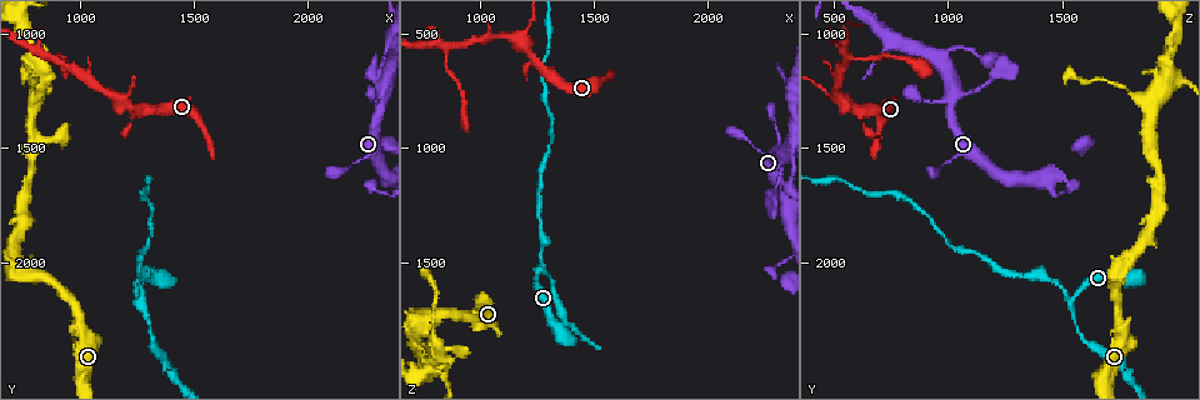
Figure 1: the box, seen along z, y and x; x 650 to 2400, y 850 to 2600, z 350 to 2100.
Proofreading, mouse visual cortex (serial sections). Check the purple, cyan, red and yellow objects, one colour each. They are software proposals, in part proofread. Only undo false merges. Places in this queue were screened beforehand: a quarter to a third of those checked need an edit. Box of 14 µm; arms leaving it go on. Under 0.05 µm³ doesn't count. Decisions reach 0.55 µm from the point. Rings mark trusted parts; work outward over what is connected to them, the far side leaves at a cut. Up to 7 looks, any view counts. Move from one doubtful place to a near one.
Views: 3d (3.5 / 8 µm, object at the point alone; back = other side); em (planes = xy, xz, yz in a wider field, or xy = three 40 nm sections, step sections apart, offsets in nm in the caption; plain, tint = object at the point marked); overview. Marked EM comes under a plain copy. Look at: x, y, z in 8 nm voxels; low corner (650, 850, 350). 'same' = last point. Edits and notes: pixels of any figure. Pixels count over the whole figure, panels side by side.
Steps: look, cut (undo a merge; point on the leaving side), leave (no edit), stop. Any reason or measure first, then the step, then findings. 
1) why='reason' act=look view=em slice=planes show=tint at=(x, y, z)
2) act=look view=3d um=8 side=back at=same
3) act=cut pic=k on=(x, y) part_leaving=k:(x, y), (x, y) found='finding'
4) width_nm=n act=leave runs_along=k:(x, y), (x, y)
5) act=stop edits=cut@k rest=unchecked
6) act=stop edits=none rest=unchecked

why='sharp bend' act=look view=3d um=3.5 at=(820, 1150, 1960)

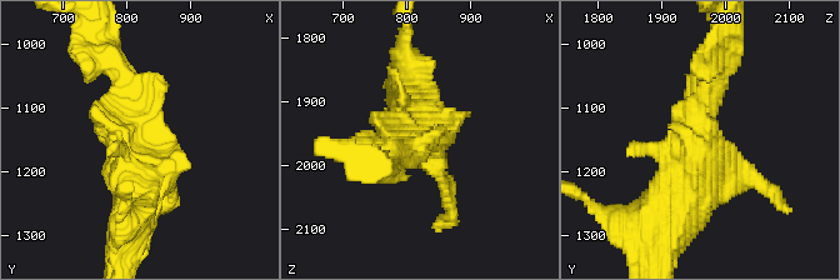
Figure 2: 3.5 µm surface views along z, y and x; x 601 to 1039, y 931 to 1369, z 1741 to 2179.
act=look view=em slice=planes show=tint at=(815, 1145, 1970)

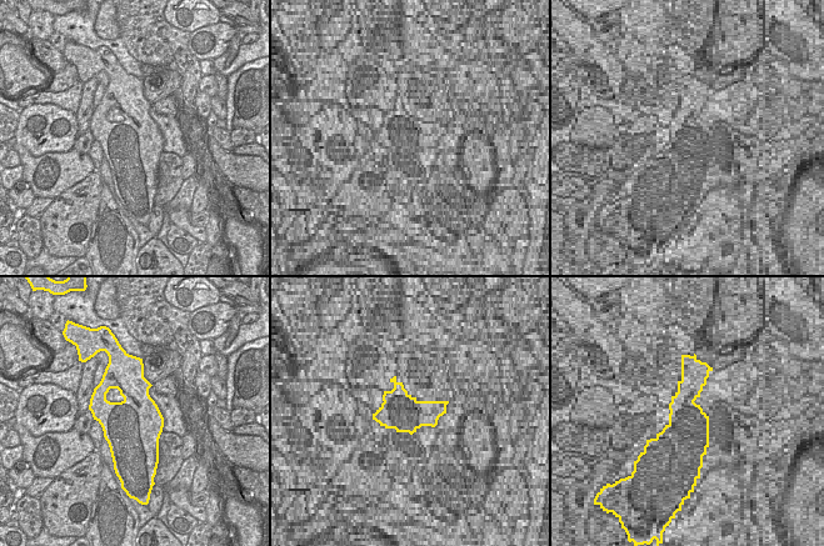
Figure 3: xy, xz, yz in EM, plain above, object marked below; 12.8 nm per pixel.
act=look view=em slice=xy step=2 show=tint at=same

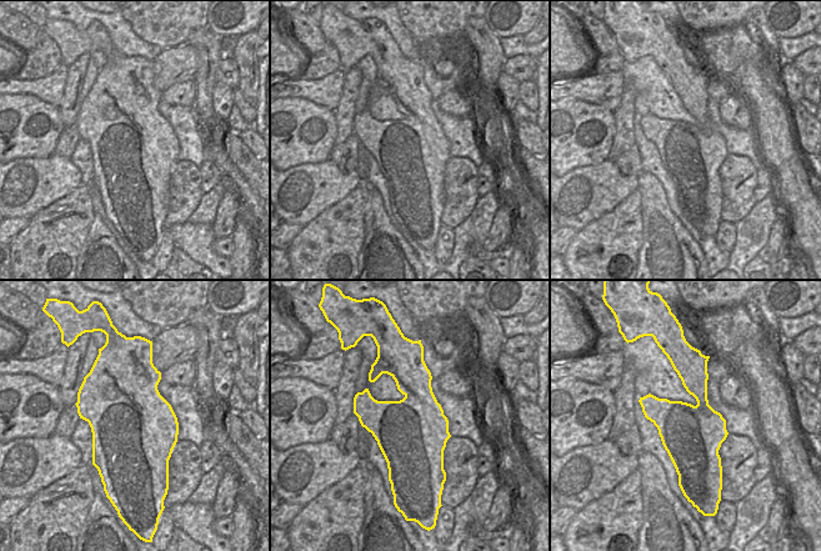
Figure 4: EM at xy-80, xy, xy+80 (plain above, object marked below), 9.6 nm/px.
width_nm=700 act=leave runs_along=2:(650, 230), (704, 153), (710, 84) found='all the same cell'

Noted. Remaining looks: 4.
why='branch point' act=look view=3d um=3.5 at=(1270, 2170, 1540)

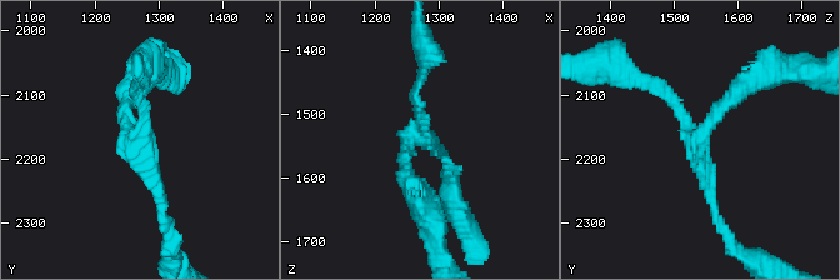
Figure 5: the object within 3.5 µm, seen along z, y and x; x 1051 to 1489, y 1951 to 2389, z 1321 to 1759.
arms=3 arm_widths_nm=150,150,250 why='need the tissue' act=look view=em slice=xy step=1 show=tint at=(1270, 2165, 1535)

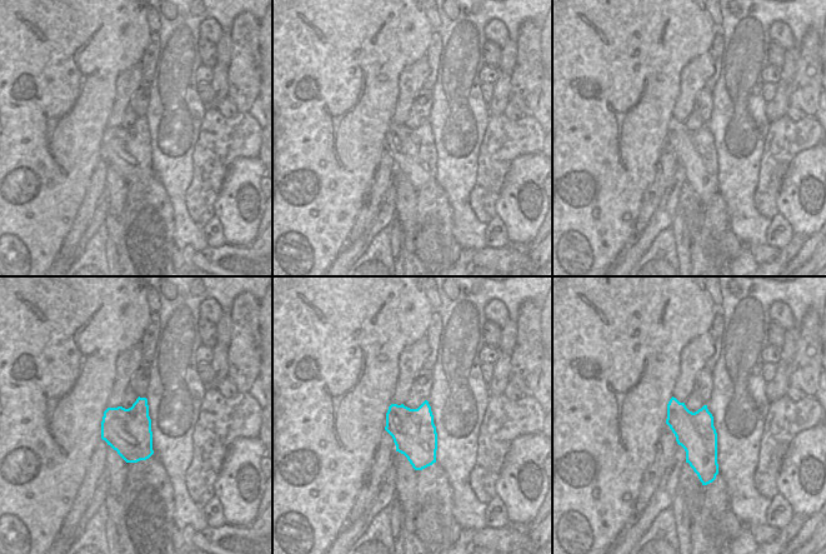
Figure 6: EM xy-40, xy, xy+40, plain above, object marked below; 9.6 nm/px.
act=leave runs_along=5:(413, 189), (405, 144), (424, 131), (416, 84) found='all the same cell'

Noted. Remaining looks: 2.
why='two arms in line, one across' act=look view=3d um=3.5 at=(870, 1100, 560)

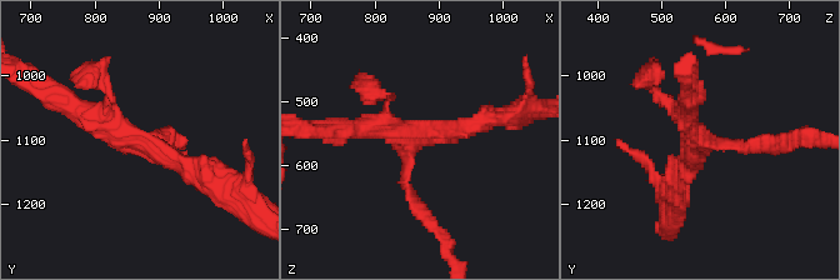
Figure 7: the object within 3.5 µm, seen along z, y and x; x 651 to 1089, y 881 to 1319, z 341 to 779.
act=look view=em slice=xy step=3 show=tint at=(870, 1105, 560)

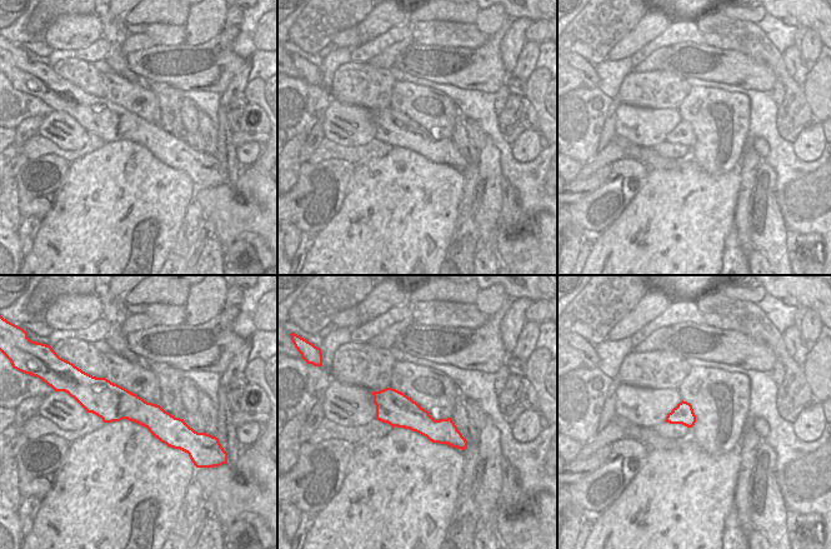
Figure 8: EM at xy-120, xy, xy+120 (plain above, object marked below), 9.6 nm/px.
act=leave runs_along=8:(86, 403), (125, 404), (188, 432) found='all the same cell'

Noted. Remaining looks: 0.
act=stop edits=none rest=unchecked

